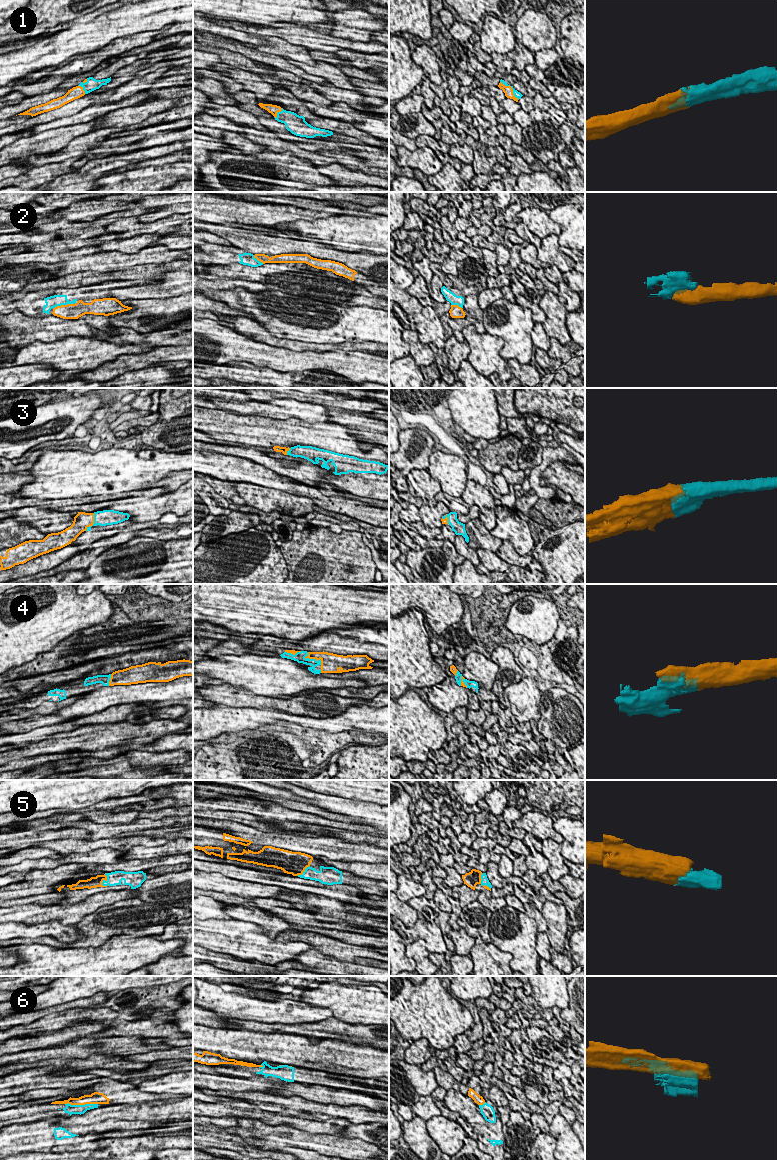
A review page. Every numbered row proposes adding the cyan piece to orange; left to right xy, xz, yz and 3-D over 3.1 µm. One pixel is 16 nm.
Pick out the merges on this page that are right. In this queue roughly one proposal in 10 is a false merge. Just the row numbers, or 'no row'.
1, 2, 3, 4, 5

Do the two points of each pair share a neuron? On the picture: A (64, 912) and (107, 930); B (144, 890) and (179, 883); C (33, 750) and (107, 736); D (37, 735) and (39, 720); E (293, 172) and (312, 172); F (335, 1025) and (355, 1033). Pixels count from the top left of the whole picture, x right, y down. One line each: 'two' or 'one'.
A: two
B: one
C: one
D: two
E: one
F: one

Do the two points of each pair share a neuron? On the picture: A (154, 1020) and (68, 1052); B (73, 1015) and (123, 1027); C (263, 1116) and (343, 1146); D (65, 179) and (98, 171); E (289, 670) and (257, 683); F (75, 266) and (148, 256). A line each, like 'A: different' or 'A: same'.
A: different
B: different
C: different
D: same
E: same
F: same

